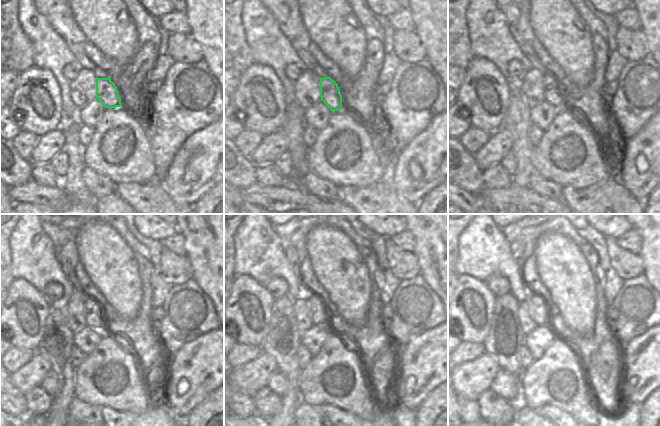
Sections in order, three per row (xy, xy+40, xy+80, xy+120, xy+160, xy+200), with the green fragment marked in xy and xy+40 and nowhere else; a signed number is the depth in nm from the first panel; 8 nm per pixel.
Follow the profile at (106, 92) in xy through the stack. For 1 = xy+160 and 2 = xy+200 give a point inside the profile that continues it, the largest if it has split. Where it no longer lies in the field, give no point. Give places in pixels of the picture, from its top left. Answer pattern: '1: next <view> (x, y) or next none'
1: next xy+160 (318, 316)
2: next xy+200 (538, 305)

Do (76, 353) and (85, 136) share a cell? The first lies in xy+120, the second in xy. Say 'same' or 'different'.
same

